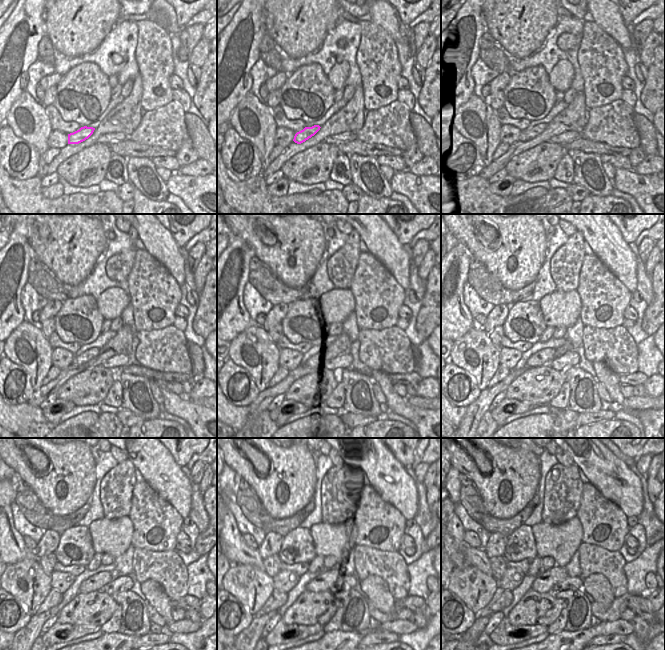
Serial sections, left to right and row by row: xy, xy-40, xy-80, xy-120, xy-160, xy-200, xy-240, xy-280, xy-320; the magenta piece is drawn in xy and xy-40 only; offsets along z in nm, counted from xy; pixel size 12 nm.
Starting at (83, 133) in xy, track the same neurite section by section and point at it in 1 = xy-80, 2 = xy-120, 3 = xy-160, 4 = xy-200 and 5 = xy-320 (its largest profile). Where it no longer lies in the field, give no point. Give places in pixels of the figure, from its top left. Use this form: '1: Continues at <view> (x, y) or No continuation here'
1: Continues at xy-80 (528, 134)
2: Continues at xy-120 (82, 358)
3: Continues at xy-160 (318, 358)
4: Continues at xy-200 (545, 356)
5: Continues at xy-320 (544, 583)

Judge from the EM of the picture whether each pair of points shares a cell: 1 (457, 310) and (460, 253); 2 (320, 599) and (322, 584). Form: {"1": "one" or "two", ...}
{"1": "one", "2": "two"}

